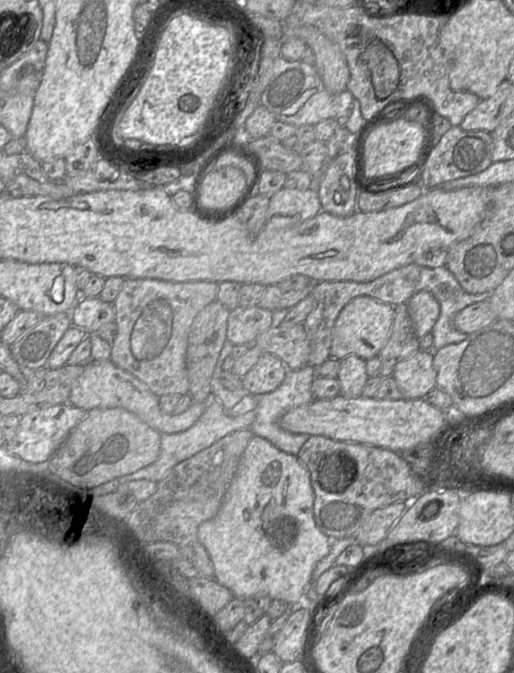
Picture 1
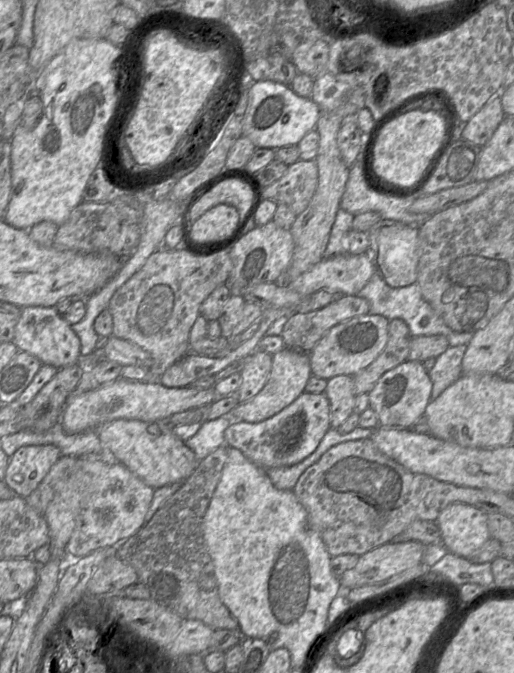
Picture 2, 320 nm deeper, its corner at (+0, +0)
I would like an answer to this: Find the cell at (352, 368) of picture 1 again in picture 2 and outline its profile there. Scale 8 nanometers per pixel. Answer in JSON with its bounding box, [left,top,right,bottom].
[324,375,355,429]

